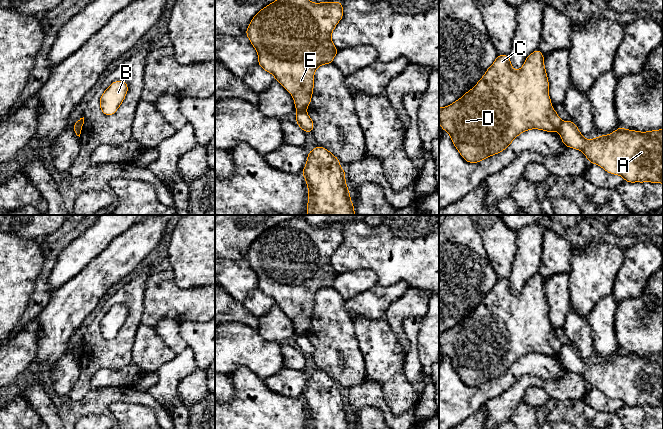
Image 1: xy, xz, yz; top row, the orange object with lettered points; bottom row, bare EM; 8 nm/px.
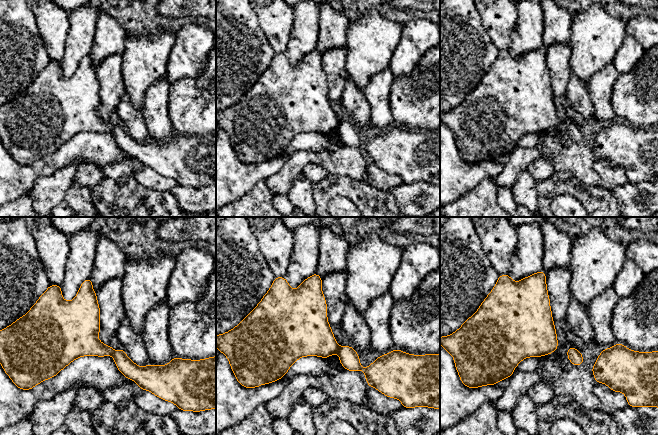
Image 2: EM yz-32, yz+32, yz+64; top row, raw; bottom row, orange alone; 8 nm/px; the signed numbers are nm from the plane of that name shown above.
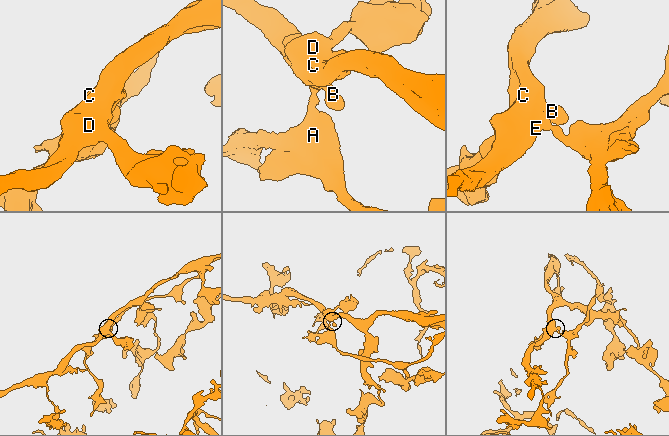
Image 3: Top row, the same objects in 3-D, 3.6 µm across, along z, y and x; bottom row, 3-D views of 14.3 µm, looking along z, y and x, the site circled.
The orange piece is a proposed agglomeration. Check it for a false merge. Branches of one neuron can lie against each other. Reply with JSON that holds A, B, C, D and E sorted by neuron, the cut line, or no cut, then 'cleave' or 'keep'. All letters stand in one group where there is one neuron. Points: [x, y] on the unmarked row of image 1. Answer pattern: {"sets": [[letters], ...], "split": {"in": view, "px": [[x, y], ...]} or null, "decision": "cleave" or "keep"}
{"sets": [["A"], ["B", "C", "D", "E"]], "split": {"in": "yz", "px": [[562, 346], [558, 355]]}, "decision": "cleave"}

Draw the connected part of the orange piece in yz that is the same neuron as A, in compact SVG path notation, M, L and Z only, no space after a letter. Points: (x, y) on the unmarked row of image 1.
M563 345L559 358L565 370L580 374L590 387L599 389L610 398L621 399L626 406L652 406L663 408L663 353L640 356L624 353L621 350L609 359L600 359L597 362L586 364L572 345Z

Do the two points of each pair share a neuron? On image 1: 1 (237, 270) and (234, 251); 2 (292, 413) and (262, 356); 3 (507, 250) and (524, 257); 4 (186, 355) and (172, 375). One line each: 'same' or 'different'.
1: different
2: different
3: different
4: same

